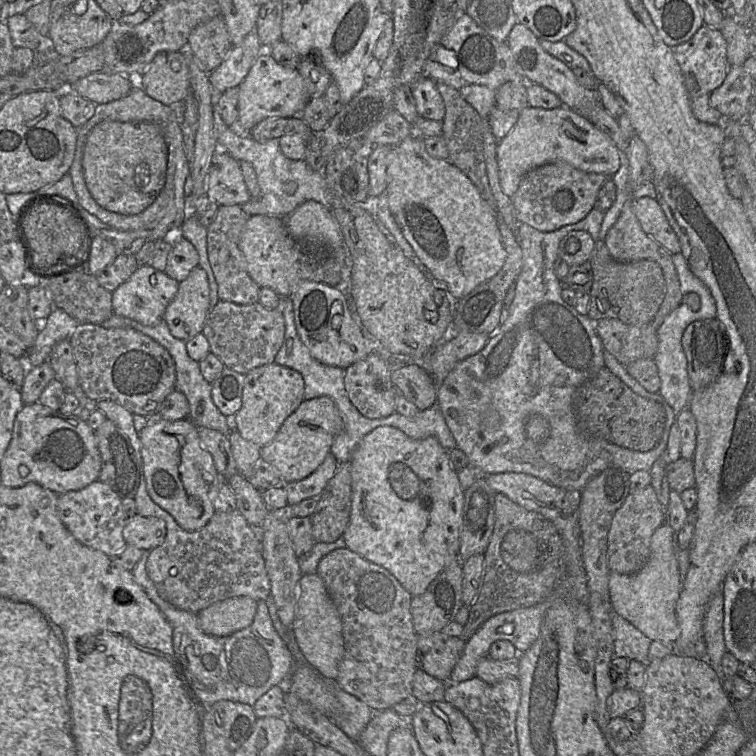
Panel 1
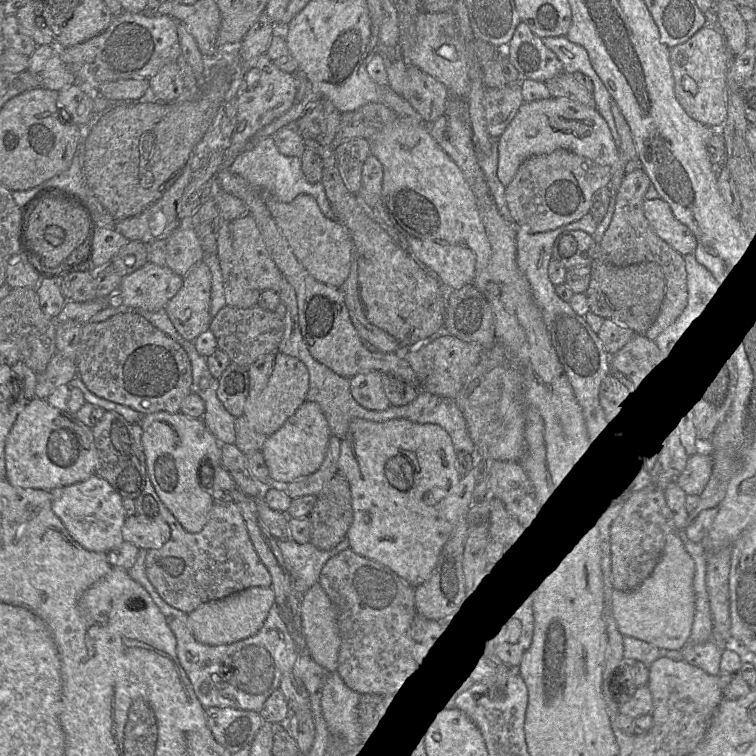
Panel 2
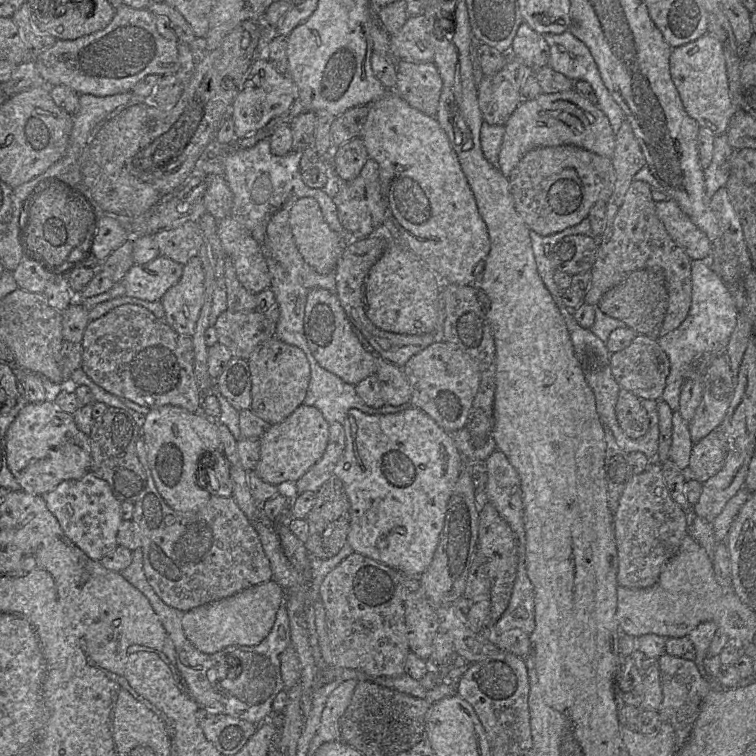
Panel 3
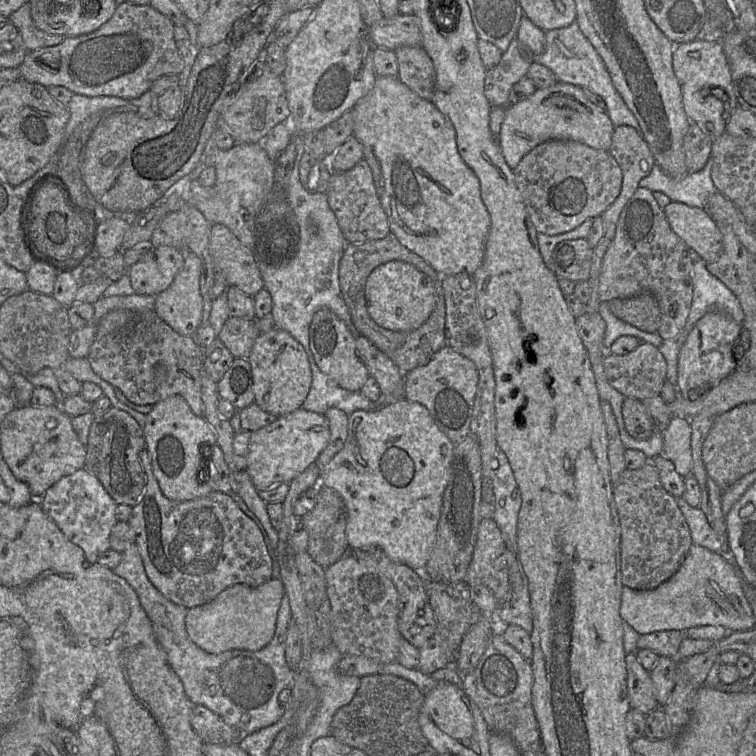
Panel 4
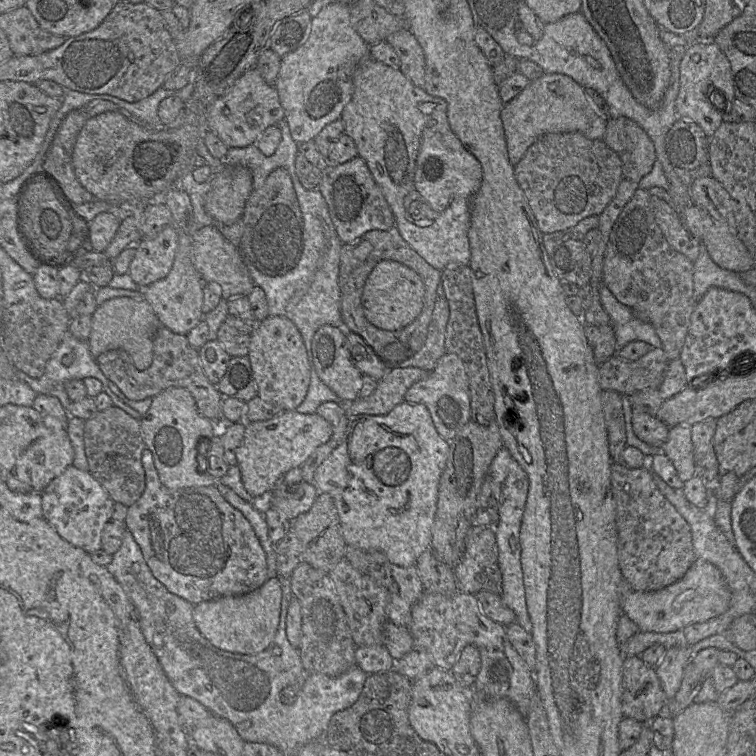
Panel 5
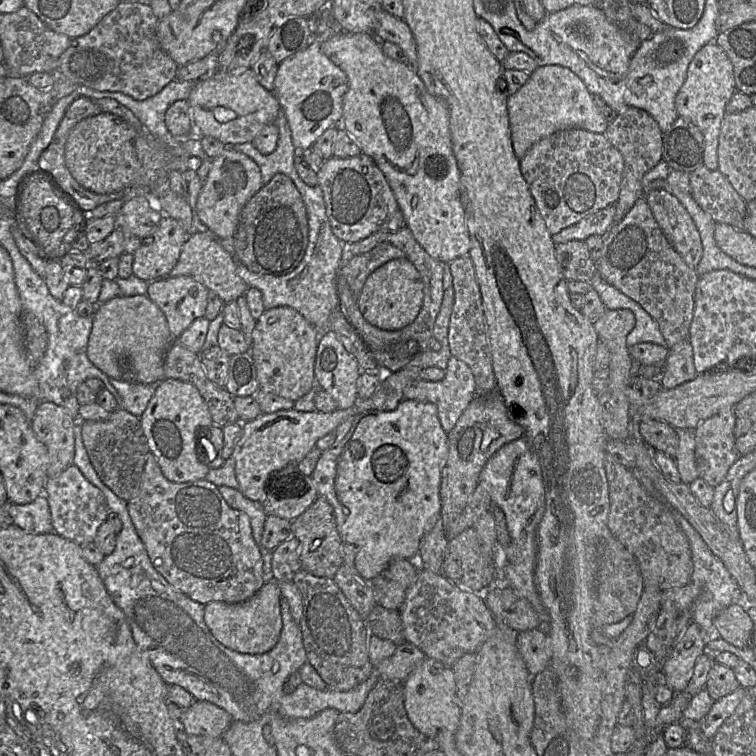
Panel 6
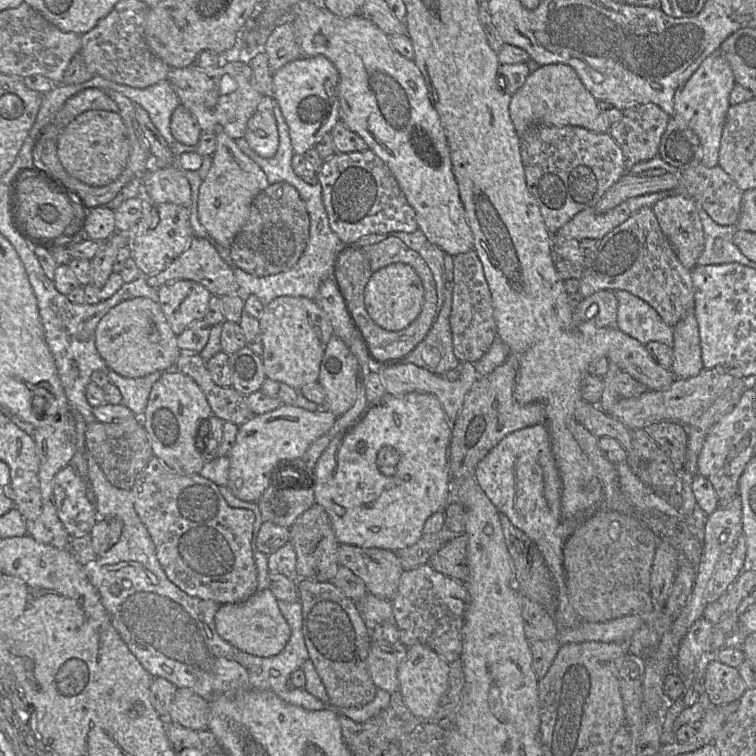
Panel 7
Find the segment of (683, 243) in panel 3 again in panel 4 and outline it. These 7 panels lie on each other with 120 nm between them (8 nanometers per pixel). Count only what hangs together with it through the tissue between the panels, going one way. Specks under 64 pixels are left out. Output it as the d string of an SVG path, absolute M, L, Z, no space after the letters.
M671 201L663 208L670 229L706 263L716 261L723 248L722 234L704 208Z

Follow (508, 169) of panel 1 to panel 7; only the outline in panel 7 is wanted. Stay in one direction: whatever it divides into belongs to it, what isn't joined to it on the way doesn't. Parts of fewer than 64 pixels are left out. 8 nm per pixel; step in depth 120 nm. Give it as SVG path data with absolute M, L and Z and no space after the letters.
M562 63L539 66L531 72L524 84L512 95L509 114L519 138L535 125L571 125L595 133L605 133L610 128L606 115L598 107L598 101L585 88L575 69Z

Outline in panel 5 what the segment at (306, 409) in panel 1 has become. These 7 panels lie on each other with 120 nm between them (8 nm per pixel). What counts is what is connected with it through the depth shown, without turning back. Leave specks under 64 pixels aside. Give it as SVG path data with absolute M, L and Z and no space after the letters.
M291 410L269 420L246 422L242 443L236 449L244 488L255 500L264 501L285 473L301 467L318 446L329 441L331 435L330 423L318 413L303 414Z

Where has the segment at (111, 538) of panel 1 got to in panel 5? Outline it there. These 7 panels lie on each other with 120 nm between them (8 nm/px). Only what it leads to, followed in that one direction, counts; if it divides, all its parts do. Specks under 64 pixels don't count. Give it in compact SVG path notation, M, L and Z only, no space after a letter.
M73 465L67 467L46 486L41 497L42 517L64 540L88 554L102 549L101 533L106 523L111 521L115 502L88 471Z

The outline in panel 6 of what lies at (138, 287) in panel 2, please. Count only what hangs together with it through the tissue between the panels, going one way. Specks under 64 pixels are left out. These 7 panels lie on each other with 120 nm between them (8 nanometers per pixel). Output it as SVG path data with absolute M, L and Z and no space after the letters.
M163 215L151 236L133 241L133 275L146 282L168 277L189 234L177 220Z

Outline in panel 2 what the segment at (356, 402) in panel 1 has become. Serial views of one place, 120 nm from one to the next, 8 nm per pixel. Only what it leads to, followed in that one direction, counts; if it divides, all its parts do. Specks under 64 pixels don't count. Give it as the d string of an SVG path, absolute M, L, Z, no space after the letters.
M380 372L360 373L349 380L350 392L362 407L373 411L383 411L390 407Z

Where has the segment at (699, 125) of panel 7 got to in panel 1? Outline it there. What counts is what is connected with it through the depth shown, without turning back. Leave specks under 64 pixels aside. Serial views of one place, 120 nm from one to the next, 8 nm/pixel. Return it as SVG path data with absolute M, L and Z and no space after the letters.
M703 25L689 41L671 47L671 52L682 71L693 115L701 122L722 124L724 117L709 102L711 93L723 83L731 67L721 29Z

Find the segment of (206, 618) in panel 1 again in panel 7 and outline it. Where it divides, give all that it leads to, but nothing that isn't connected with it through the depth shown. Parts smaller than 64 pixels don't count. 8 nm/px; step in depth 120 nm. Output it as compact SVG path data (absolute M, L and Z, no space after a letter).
M269 587L257 591L243 602L220 605L214 622L218 635L224 641L242 652L259 657L279 654L285 648L291 635L291 629Z

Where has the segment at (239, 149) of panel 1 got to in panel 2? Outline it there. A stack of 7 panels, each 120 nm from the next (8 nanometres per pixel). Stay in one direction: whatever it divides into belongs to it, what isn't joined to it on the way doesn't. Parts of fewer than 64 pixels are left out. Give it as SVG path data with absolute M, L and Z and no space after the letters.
M273 136L262 138L252 148L243 150L231 163L229 170L244 178L256 189L268 192L269 195L283 203L292 202L300 194L311 195L327 218L337 220L321 181L310 183L302 171L301 158L280 153L275 145Z

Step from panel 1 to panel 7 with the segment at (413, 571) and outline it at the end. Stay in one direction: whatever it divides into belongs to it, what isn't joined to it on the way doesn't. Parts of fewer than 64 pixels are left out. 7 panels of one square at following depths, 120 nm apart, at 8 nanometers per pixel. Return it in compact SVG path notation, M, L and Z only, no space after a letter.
M419 392L396 396L385 394L380 400L368 403L355 420L331 439L311 473L315 503L321 505L326 510L338 542L361 548L381 548L390 551L398 551L414 545L423 535L422 530L425 521L434 513L444 511L452 500L448 460L450 440L451 422L447 419L441 403L434 395Z

